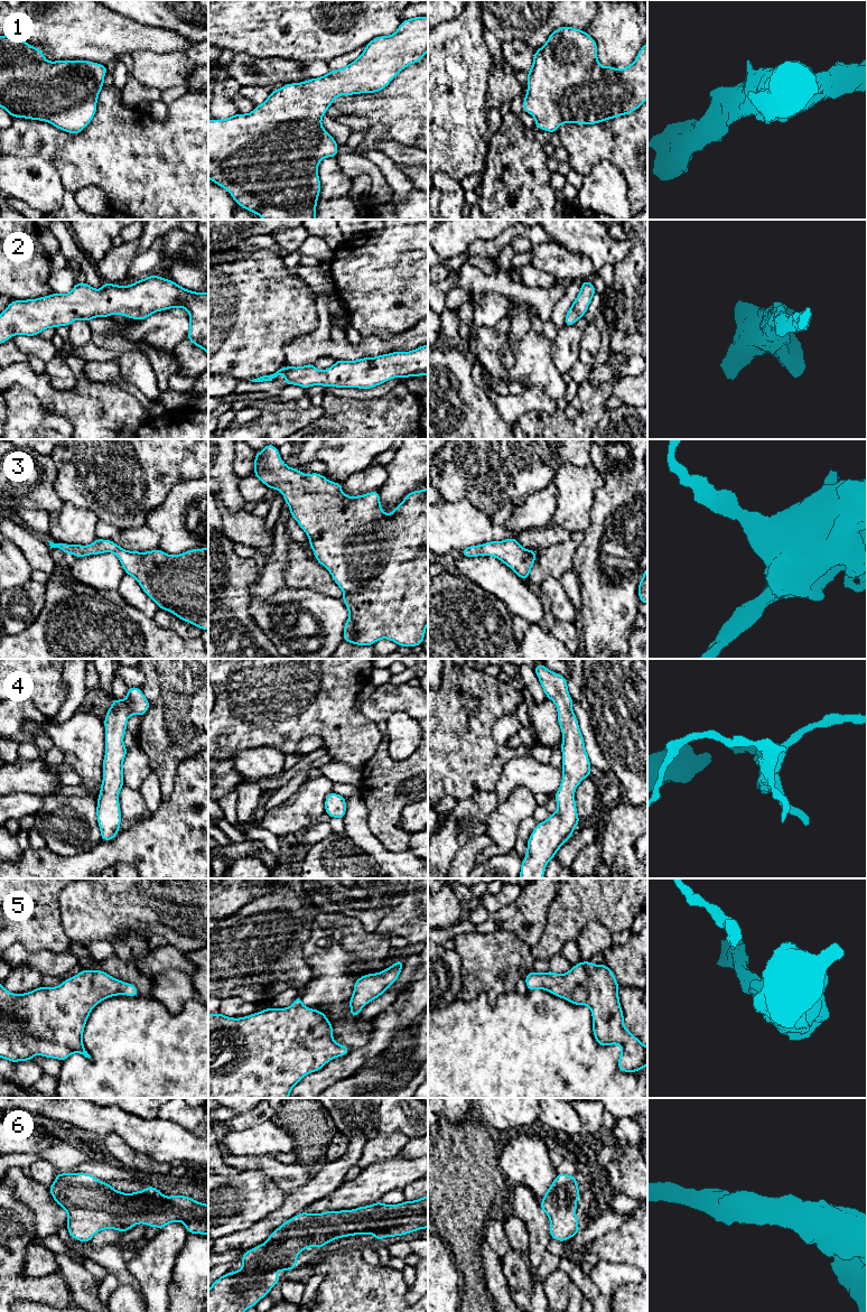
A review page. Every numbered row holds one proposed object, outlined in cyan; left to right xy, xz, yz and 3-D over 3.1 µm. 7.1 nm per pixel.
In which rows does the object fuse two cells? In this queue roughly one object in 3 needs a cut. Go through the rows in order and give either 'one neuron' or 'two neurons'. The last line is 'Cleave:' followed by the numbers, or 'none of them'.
1: one neuron
2: one neuron
3: one neuron
4: one neuron
5: one neuron
6: one neuron
Cleave: none of them

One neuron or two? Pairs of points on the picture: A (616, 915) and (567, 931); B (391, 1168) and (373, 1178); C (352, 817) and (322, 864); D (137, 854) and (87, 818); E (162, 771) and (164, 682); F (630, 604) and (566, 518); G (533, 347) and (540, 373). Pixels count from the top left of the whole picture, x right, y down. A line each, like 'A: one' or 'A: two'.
A: one
B: one
C: two
D: two
E: one
F: two
G: one

